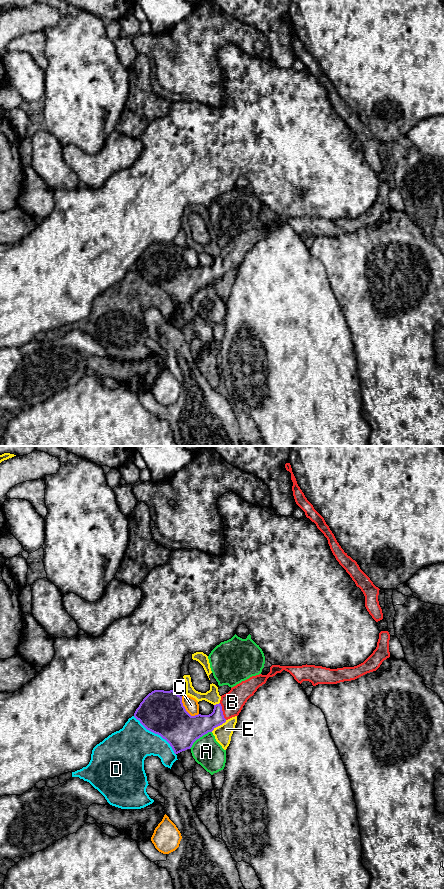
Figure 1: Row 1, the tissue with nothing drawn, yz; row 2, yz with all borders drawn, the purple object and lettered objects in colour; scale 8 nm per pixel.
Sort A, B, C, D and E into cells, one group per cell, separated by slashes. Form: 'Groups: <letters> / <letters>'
Groups: A / B / C / D / E

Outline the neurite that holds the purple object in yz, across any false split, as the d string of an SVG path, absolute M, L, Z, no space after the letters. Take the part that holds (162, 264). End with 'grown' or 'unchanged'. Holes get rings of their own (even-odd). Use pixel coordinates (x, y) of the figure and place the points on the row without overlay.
M381 183L377 199L373 205L361 216L354 219L343 219L337 221L330 221L322 218L315 217L302 217L302 218L280 218L272 217L270 224L267 227L256 227L249 231L242 233L231 242L221 248L219 256L214 257L213 264L209 267L195 267L191 268L185 261L182 255L182 248L175 245L173 242L154 242L149 245L134 265L134 269L149 283L160 287L172 299L175 306L190 301L193 295L207 286L212 284L216 279L225 275L228 271L238 268L247 252L254 247L257 241L266 235L269 229L281 225L283 222L289 224L298 235L309 233L313 238L318 236L337 236L344 233L355 232L367 225L376 223L382 214L390 209L389 204L390 186L388 183Z; grown

